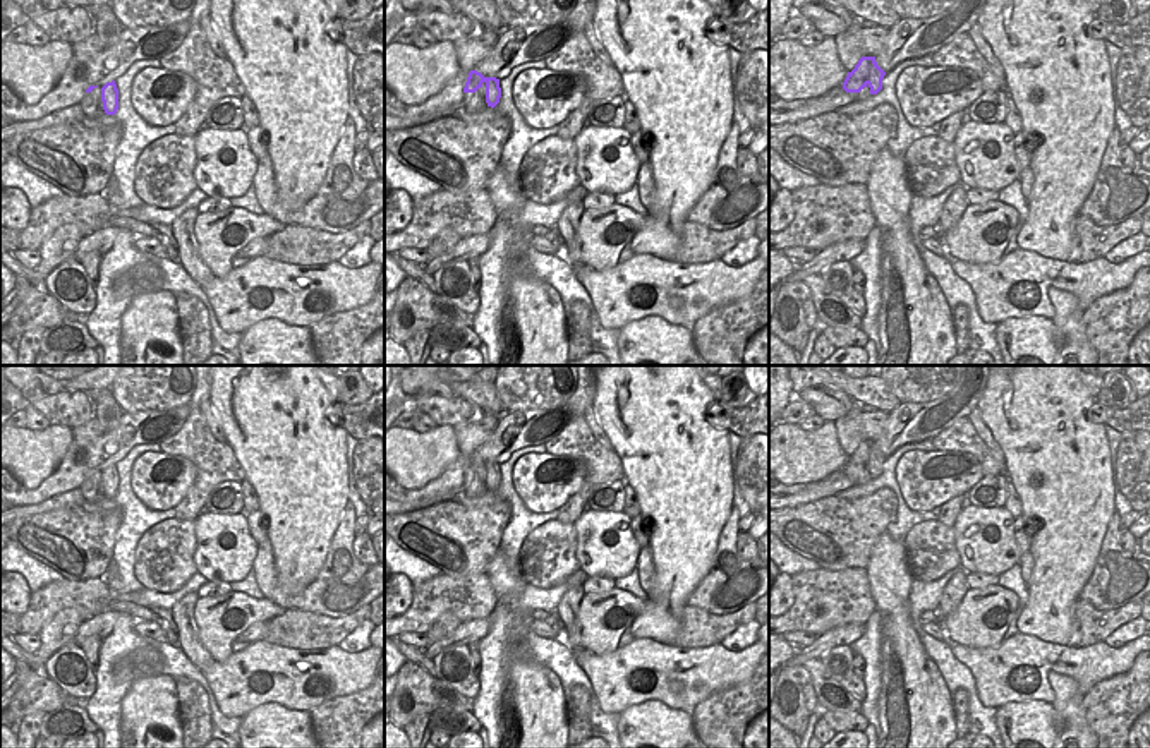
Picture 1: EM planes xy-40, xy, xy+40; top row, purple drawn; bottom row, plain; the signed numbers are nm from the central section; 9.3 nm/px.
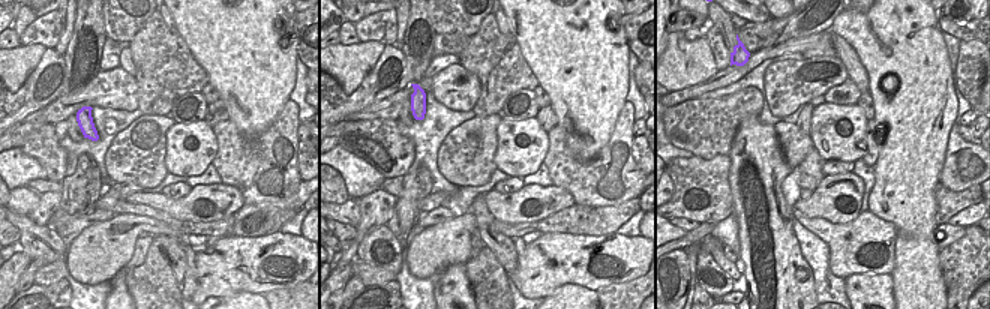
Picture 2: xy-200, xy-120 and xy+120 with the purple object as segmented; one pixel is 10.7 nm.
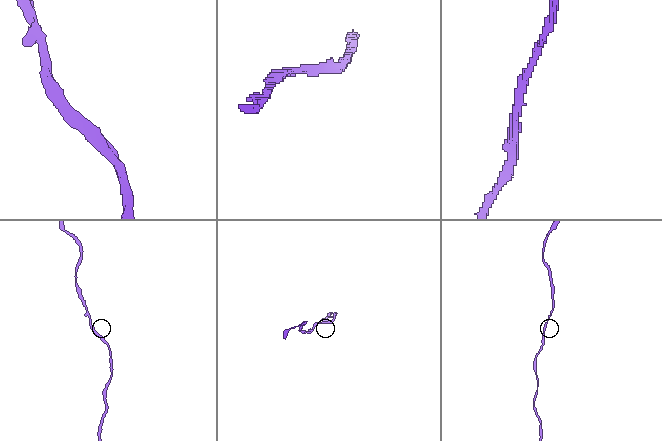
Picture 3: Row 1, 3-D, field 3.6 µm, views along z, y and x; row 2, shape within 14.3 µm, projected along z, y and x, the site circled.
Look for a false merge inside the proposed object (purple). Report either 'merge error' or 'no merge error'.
no merge error

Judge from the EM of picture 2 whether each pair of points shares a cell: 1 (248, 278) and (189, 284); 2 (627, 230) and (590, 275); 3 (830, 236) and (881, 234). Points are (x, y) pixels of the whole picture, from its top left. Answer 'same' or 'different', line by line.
1: different
2: different
3: same

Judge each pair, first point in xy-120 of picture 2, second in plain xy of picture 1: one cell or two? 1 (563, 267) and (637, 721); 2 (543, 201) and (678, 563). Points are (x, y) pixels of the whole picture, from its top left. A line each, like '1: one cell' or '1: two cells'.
1: two cells
2: two cells

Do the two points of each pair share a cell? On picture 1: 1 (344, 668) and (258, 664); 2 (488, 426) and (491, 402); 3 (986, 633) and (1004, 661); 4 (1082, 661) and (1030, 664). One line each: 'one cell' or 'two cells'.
1: one cell
2: two cells
3: two cells
4: one cell

